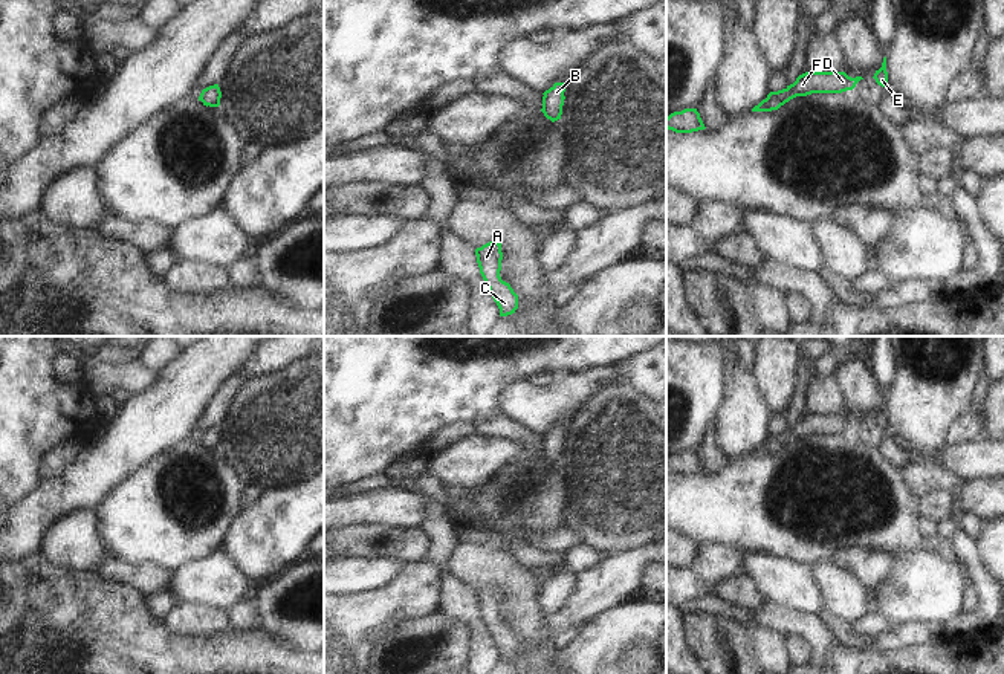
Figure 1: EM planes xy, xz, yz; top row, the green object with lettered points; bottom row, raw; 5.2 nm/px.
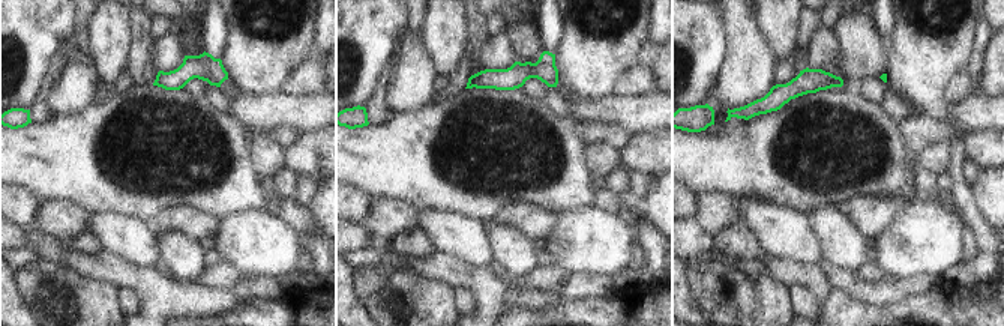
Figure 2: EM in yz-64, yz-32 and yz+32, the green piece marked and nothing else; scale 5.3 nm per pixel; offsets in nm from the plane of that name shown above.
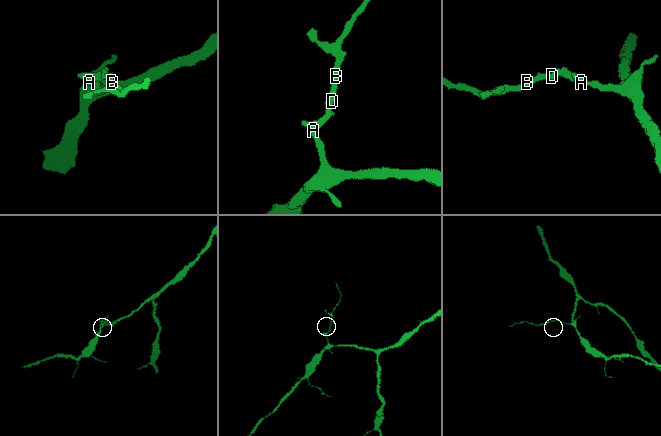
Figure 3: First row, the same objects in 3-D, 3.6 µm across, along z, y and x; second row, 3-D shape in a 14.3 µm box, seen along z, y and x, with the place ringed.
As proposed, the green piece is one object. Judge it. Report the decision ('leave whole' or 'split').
leave whole

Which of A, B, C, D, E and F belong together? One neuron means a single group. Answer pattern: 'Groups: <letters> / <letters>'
Groups: A B C D E F.

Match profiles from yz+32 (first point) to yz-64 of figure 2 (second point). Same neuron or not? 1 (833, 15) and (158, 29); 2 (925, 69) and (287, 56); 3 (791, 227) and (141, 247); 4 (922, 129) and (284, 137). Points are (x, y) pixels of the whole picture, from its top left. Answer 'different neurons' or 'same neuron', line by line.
1: same neuron
2: same neuron
3: same neuron
4: same neuron

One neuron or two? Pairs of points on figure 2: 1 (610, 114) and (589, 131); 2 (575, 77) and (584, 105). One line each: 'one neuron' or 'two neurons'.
1: two neurons
2: two neurons

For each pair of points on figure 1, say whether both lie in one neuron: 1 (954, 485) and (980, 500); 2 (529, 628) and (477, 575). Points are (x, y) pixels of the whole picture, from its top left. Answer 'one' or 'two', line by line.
1: two
2: one

